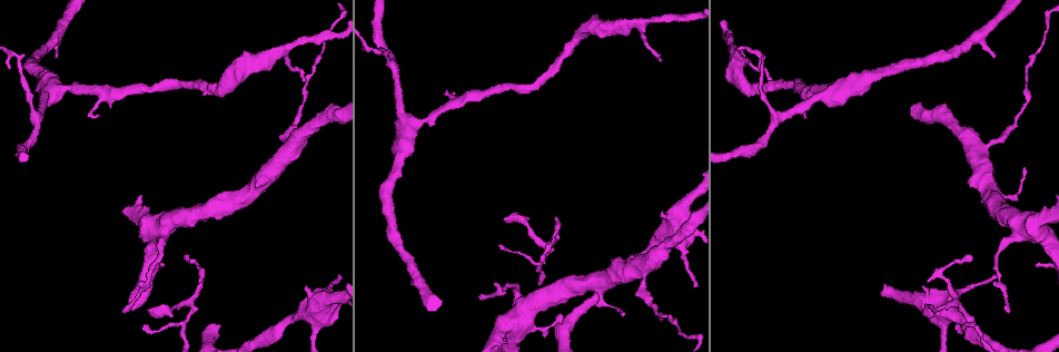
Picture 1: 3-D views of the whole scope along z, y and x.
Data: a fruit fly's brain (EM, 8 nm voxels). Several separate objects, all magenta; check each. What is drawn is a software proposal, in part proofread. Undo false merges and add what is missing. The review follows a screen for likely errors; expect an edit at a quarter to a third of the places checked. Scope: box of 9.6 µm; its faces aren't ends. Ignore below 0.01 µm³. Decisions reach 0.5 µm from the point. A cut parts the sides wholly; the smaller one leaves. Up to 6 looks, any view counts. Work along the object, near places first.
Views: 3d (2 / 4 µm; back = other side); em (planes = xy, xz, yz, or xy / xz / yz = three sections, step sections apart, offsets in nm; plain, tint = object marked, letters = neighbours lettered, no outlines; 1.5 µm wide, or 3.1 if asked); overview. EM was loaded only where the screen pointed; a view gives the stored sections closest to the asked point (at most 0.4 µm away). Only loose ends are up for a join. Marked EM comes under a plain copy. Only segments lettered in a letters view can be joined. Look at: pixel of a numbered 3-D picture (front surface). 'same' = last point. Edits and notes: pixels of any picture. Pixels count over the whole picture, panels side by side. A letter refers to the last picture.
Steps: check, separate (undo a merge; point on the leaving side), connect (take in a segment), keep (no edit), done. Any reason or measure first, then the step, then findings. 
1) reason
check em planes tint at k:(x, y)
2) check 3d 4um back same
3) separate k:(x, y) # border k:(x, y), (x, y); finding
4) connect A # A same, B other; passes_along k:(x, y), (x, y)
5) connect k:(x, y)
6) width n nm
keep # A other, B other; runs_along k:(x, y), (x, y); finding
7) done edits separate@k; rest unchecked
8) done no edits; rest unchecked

branch stops here
check 3d 4um at 1:(922, 285)

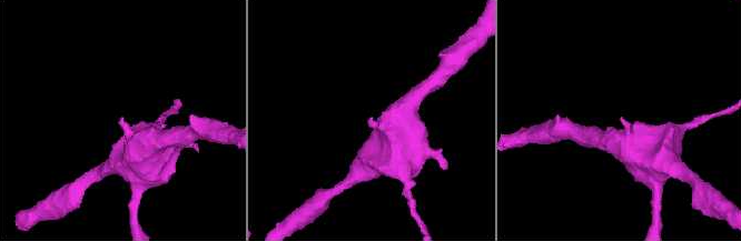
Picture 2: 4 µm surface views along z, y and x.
check em planes letters at 2:(121, 120)

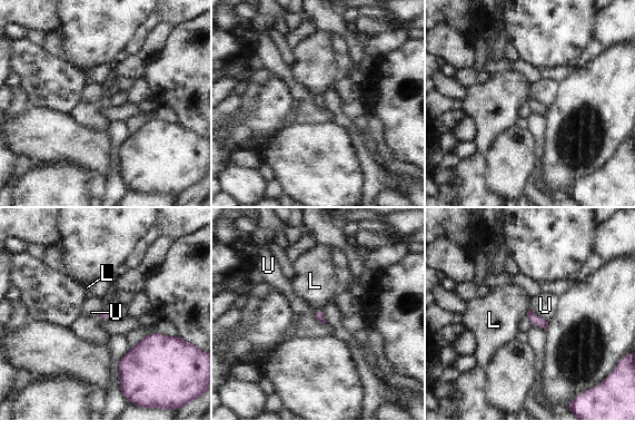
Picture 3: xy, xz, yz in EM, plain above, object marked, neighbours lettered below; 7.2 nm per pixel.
keep # L other, U other; border 3:(528, 307), (548, 322); no lettered segment goes on from it

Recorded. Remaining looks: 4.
free end
check em planes letters at 1:(625, 313)

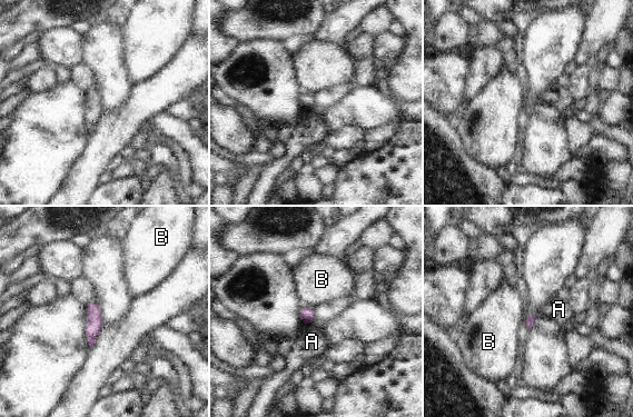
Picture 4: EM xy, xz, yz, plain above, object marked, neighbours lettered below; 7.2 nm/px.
keep # A other, B other; border 4:(309, 306), (314, 307); none of them fits

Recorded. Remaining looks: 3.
check em xz step 4 tint at 1:(186, 260)

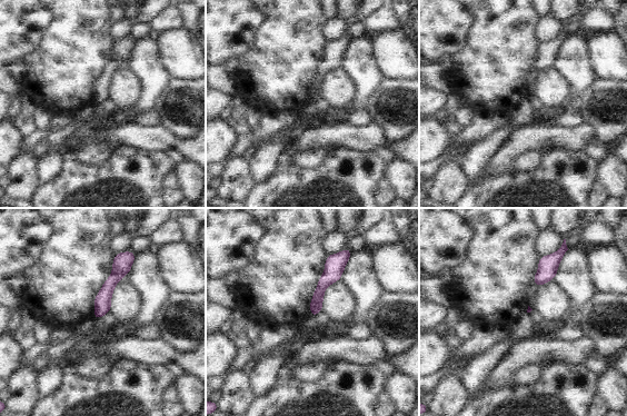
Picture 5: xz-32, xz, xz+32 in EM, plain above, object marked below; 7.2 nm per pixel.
see the neighbours
check em xz step 4 letters same

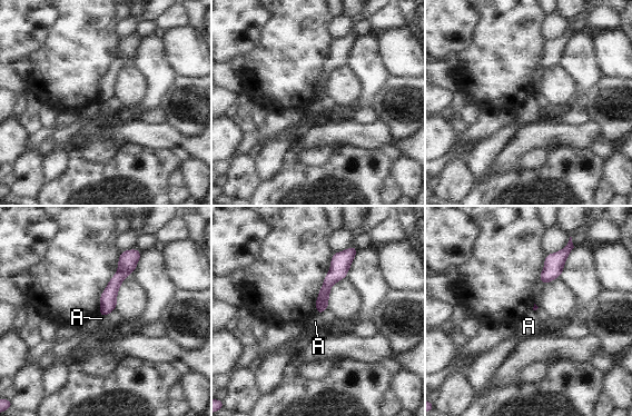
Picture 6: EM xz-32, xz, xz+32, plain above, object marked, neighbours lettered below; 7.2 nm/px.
keep # A other; runs_along 6:(353, 249), (327, 284), (318, 310); none of them fits

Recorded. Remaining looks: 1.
done no edits; rest unchecked

